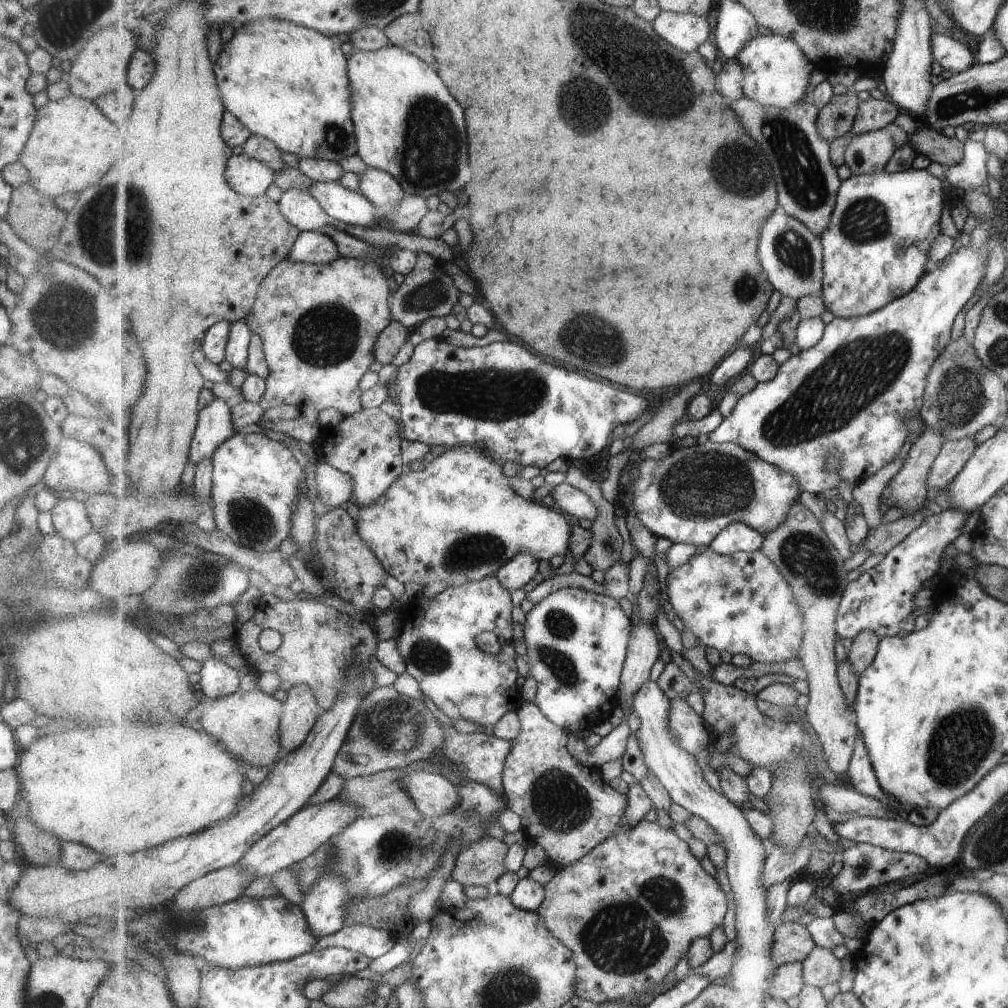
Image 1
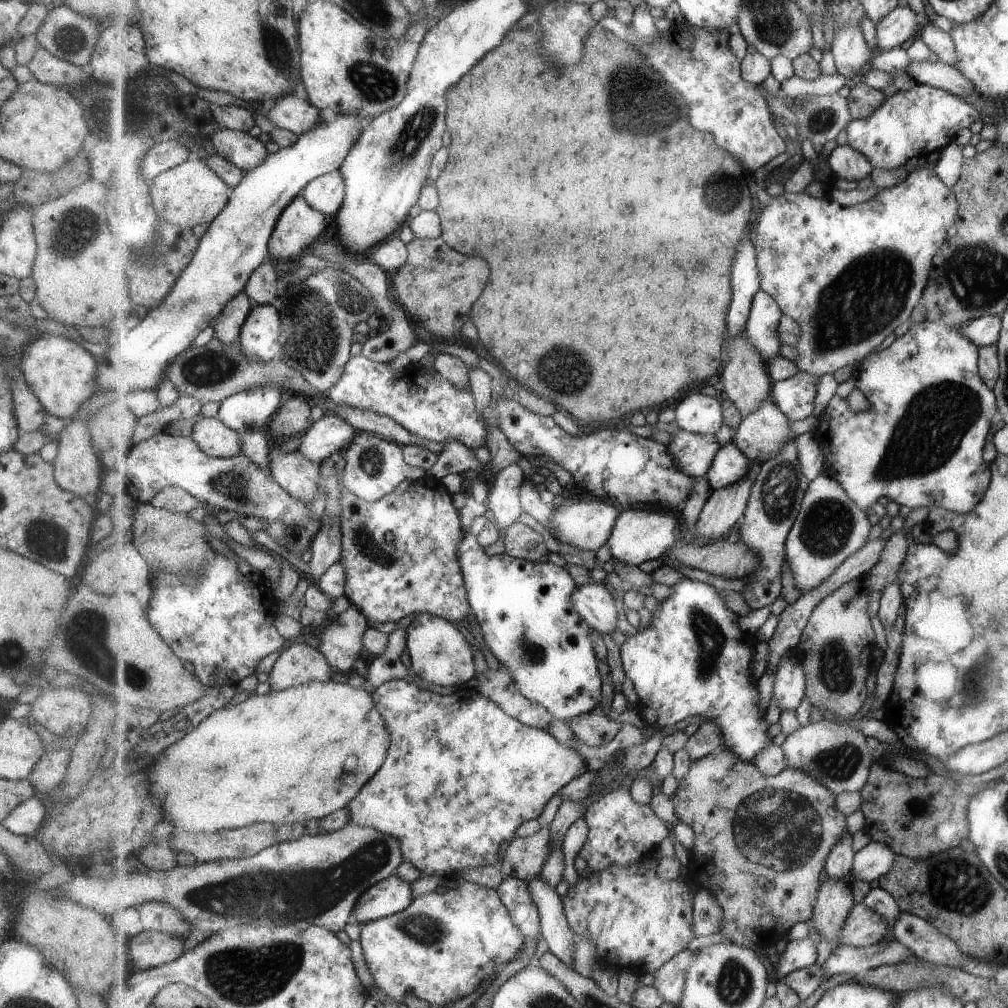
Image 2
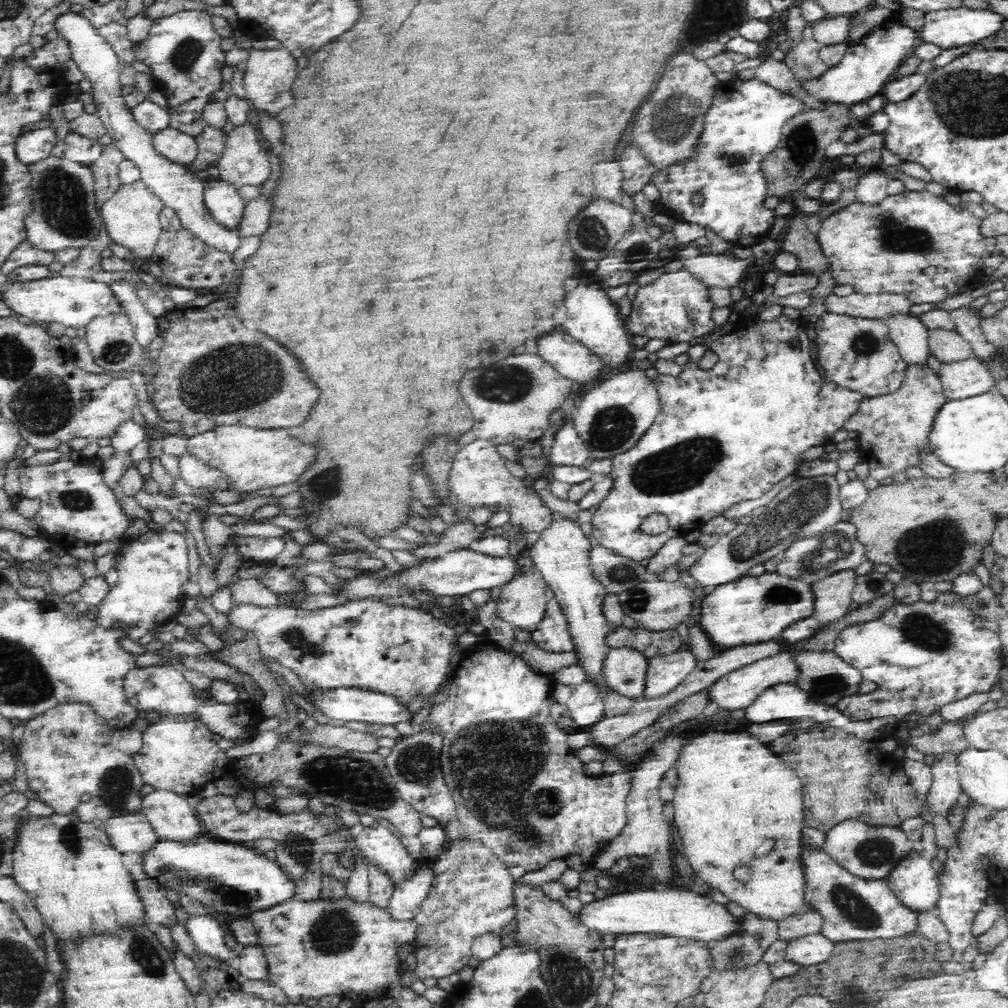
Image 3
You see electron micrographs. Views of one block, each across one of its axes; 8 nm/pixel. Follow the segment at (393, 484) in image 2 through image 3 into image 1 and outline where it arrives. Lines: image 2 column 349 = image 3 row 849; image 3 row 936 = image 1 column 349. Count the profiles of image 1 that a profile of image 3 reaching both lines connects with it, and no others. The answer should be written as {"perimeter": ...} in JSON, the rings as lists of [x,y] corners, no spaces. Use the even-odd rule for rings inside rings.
{"perimeter":[[[379,407],[361,409],[349,416],[343,416],[335,426],[325,427],[317,438],[317,446],[323,454],[323,461],[349,473],[354,480],[354,495],[351,500],[359,508],[373,505],[388,488],[405,473],[399,424]]]}

